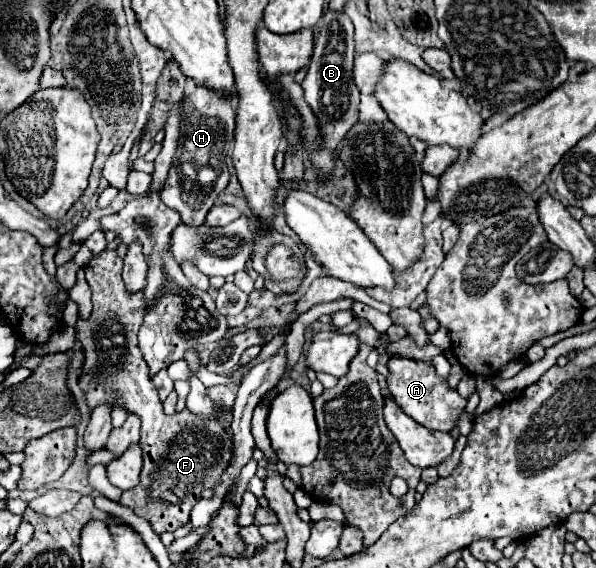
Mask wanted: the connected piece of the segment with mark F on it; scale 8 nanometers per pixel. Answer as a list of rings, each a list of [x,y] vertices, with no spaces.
[[[102,252],[84,270],[86,270],[86,282],[92,290],[92,314],[90,318],[78,318],[76,322],[76,340],[84,348],[84,368],[82,368],[78,384],[86,392],[86,404],[90,410],[100,404],[106,404],[112,408],[122,406],[128,414],[136,414],[140,418],[142,422],[140,448],[142,448],[142,458],[144,458],[142,480],[136,488],[122,494],[120,504],[144,516],[152,524],[156,534],[174,532],[176,528],[188,522],[188,514],[192,506],[202,498],[202,490],[214,488],[216,482],[220,482],[220,474],[224,474],[224,466],[228,466],[228,458],[232,458],[228,432],[222,428],[218,420],[204,422],[186,408],[172,416],[164,414],[160,396],[156,394],[156,386],[152,386],[152,378],[148,376],[148,364],[144,362],[144,356],[140,354],[138,338],[136,338],[144,322],[144,294],[142,292],[128,294],[124,290],[122,260],[116,256],[116,252]]]

